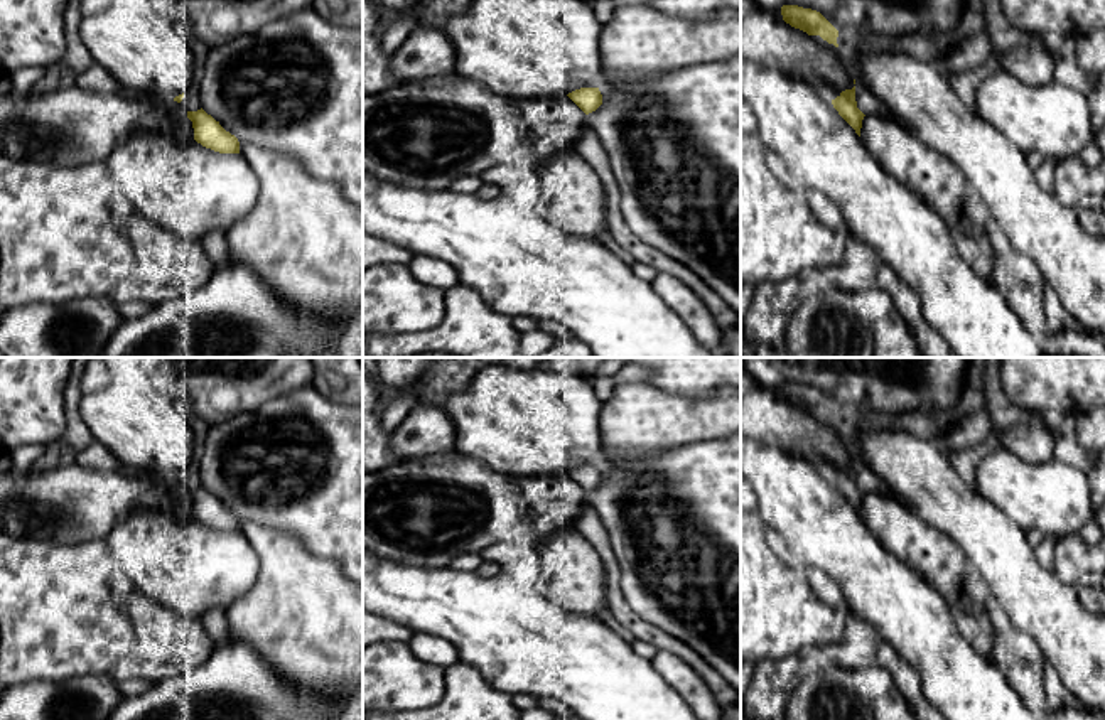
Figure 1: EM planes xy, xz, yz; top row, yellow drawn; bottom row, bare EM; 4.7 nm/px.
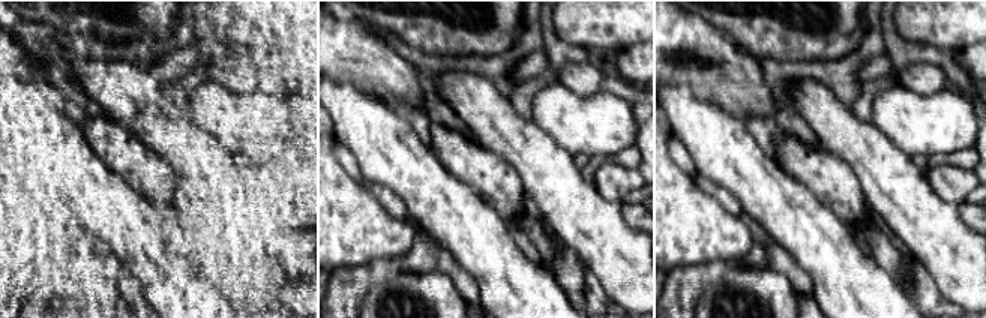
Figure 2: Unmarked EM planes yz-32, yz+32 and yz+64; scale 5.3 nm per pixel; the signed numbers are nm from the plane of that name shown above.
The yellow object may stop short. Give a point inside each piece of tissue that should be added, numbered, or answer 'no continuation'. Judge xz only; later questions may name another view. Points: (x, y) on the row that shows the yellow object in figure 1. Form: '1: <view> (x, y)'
no continuation

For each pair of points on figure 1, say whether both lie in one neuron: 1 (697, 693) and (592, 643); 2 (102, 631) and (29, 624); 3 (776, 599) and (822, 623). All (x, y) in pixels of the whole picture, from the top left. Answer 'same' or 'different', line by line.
1: different
2: same
3: same

